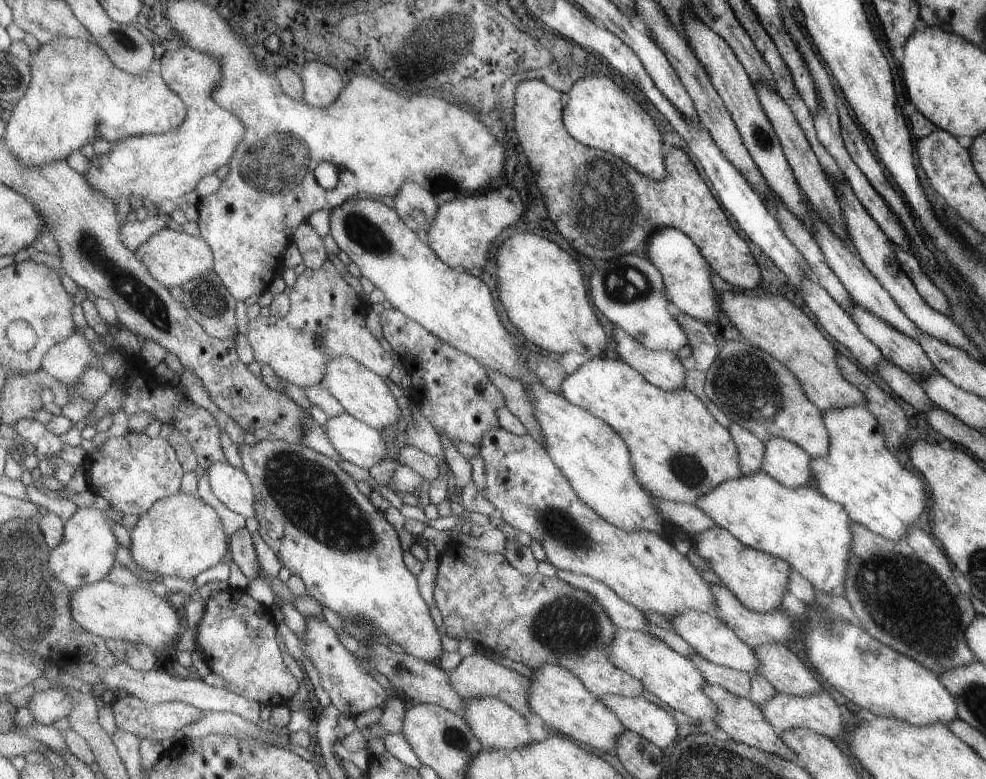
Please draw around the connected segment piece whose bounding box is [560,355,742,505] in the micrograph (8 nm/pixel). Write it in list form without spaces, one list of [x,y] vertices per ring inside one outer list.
[[[617,357],[593,358],[579,370],[567,375],[560,384],[560,394],[571,404],[587,409],[593,416],[614,428],[627,444],[634,475],[651,497],[693,505],[701,496],[727,479],[740,477],[738,449],[730,432],[715,422],[709,410],[688,390],[664,391],[648,382],[630,365]]]

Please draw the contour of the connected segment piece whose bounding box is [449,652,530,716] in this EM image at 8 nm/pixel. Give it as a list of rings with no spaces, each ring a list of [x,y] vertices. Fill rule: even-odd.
[[[475,652],[463,657],[458,666],[453,671],[449,671],[449,674],[455,692],[458,692],[463,700],[476,699],[477,697],[497,697],[515,709],[515,712],[528,716],[530,708],[526,701],[527,677]]]

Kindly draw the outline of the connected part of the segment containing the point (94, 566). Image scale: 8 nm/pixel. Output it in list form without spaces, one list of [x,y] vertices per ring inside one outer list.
[[[81,507],[73,518],[66,521],[63,542],[50,552],[50,567],[59,580],[74,591],[107,578],[117,563],[120,542],[114,533],[114,524],[105,512]]]

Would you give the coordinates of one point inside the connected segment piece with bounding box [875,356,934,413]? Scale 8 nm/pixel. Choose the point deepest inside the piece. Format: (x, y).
(902, 385)

